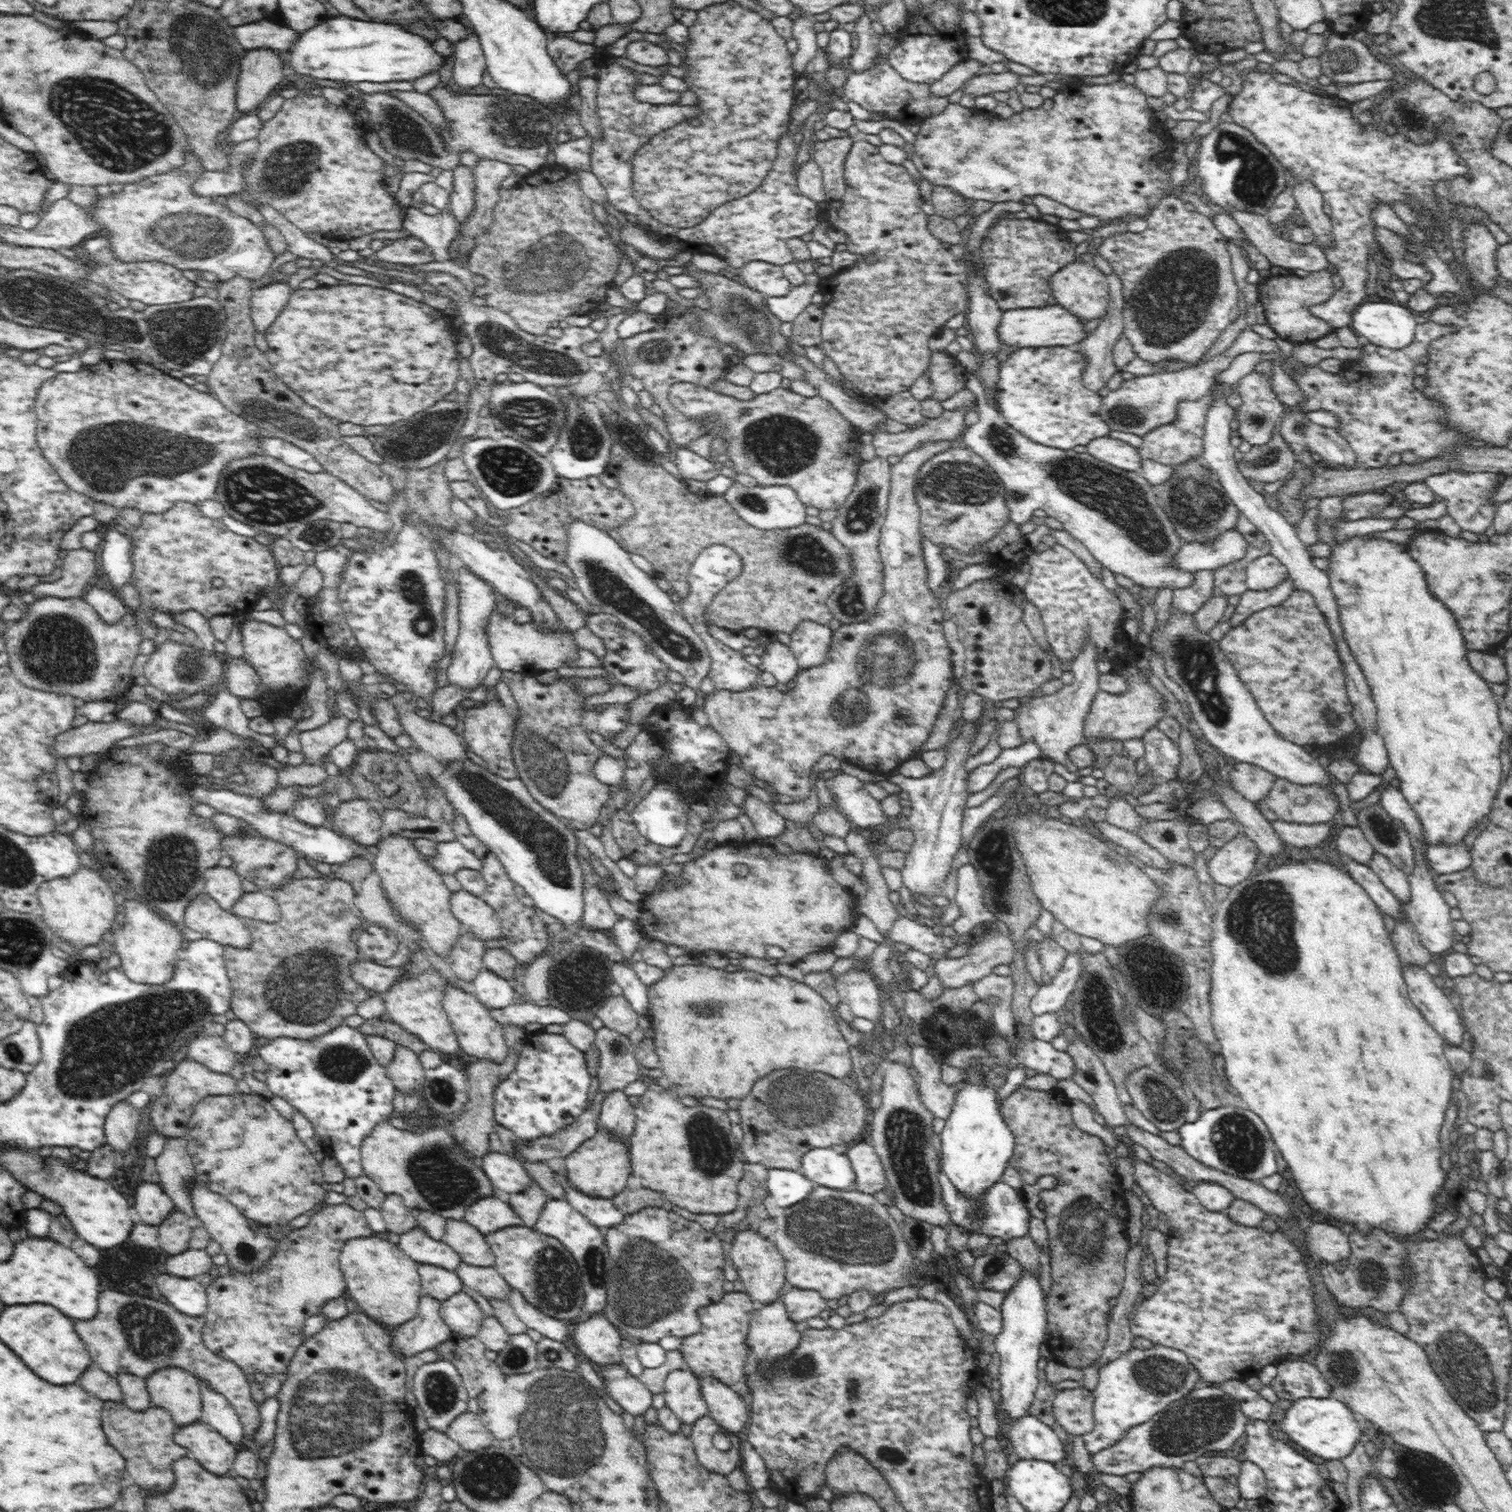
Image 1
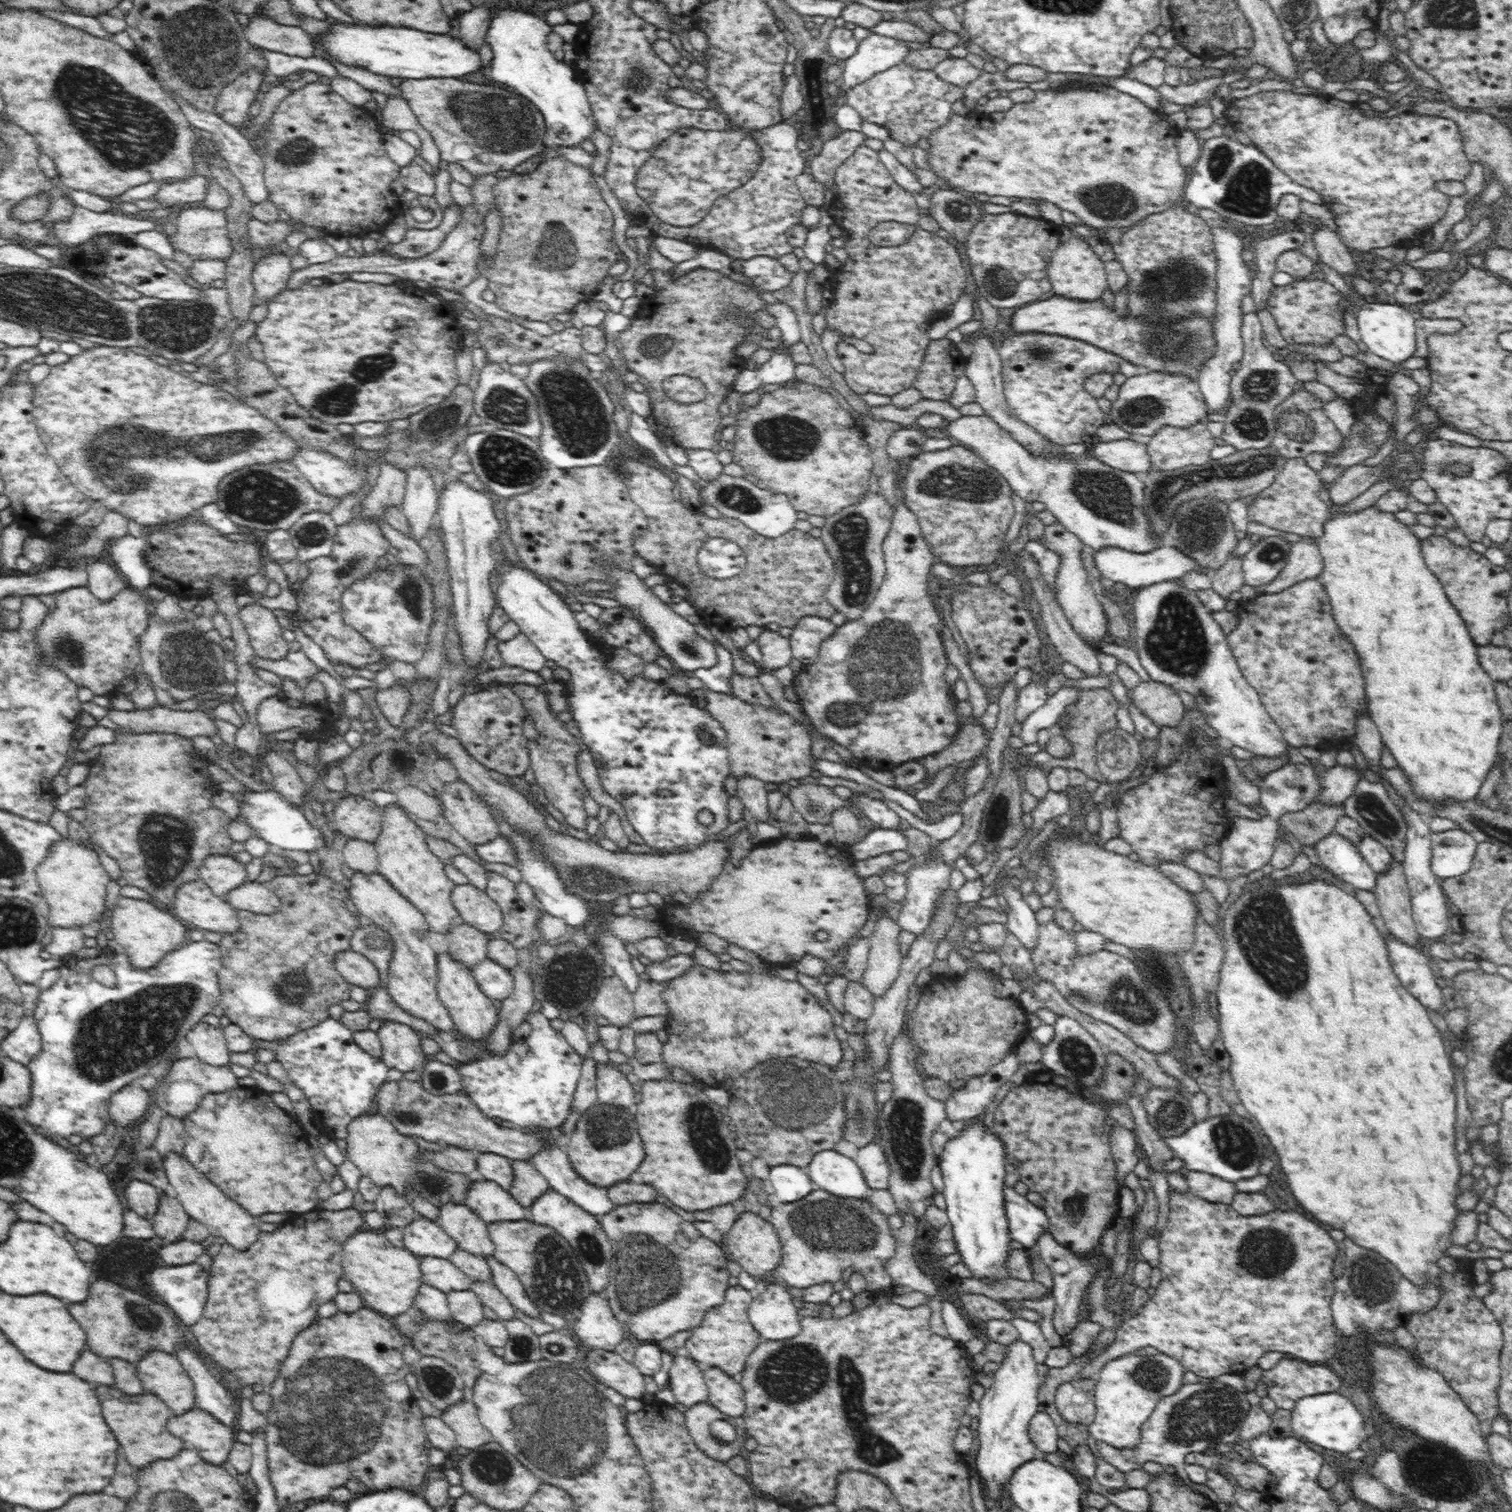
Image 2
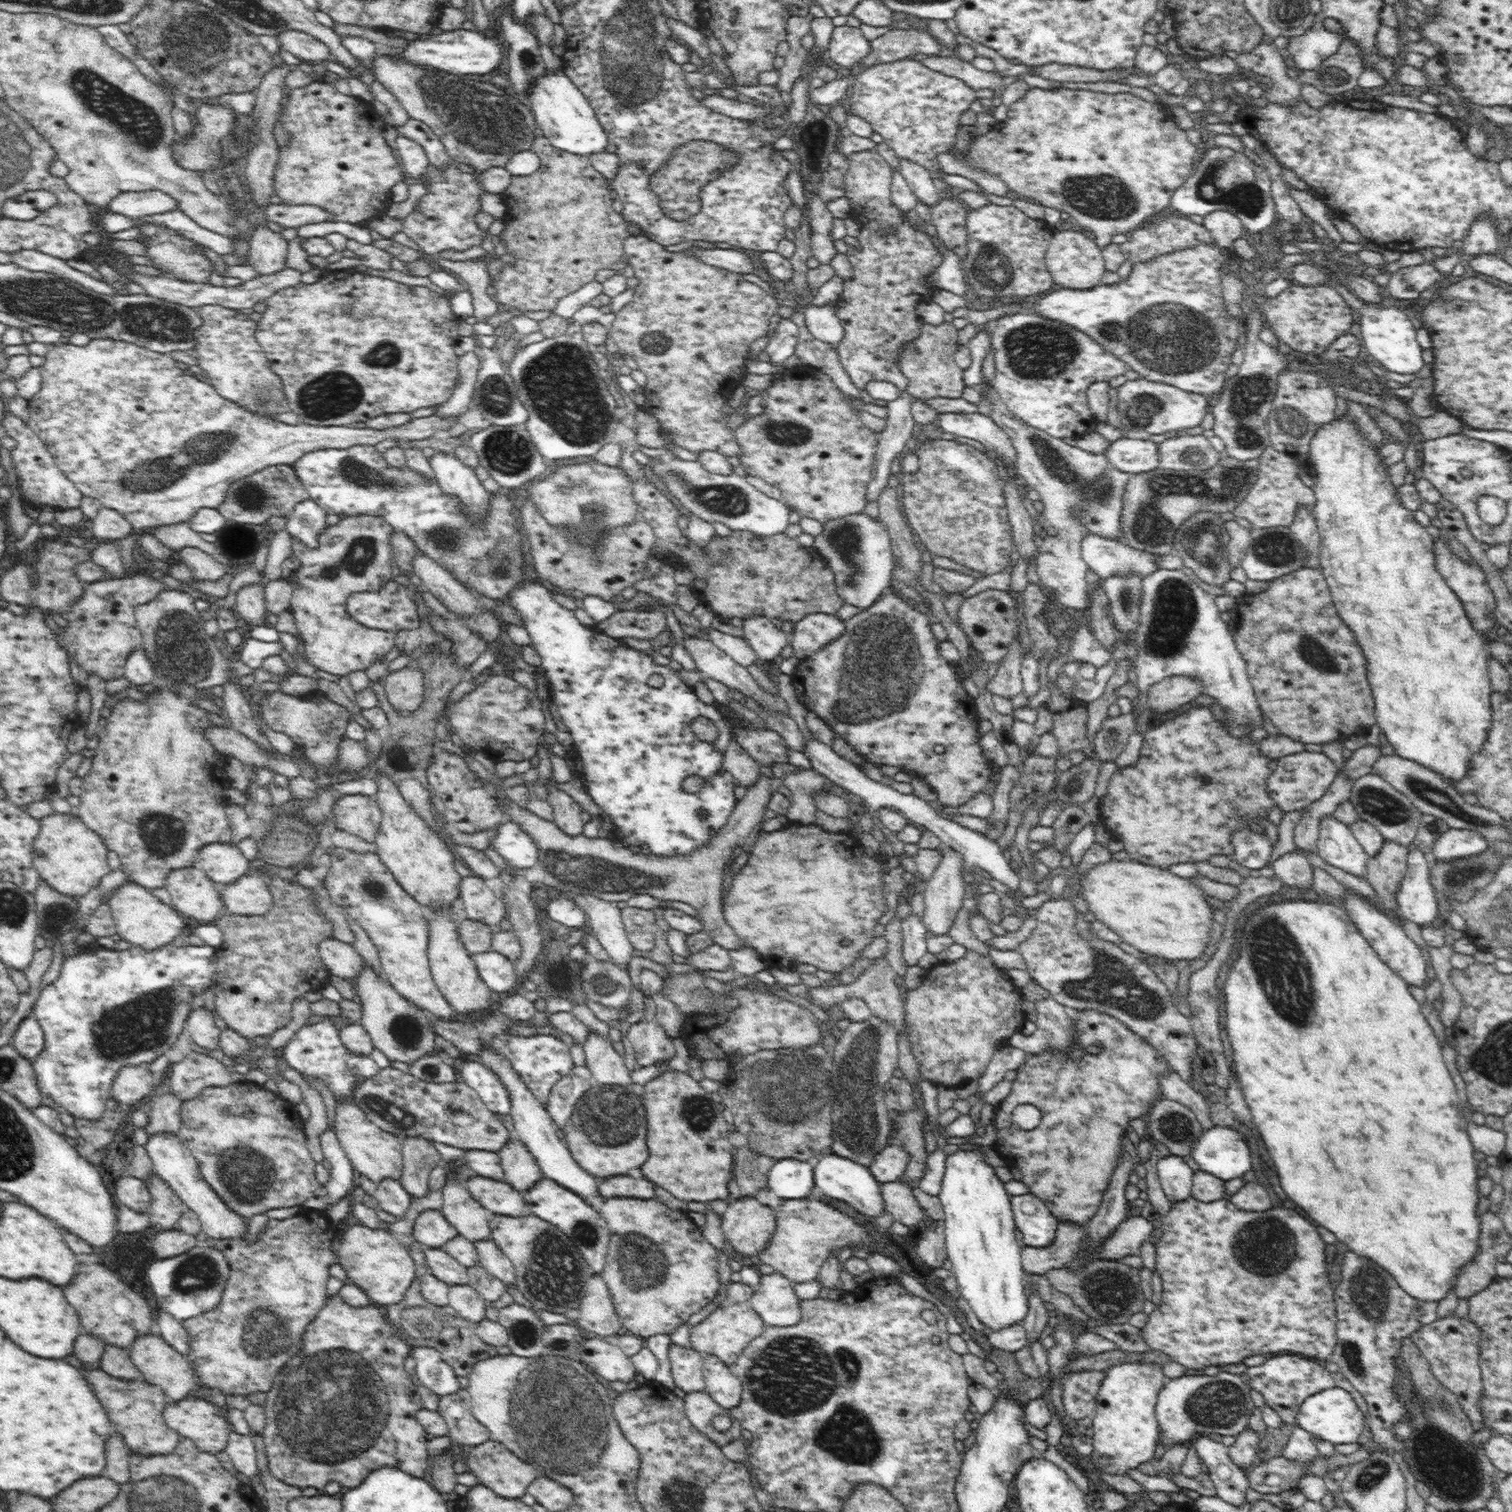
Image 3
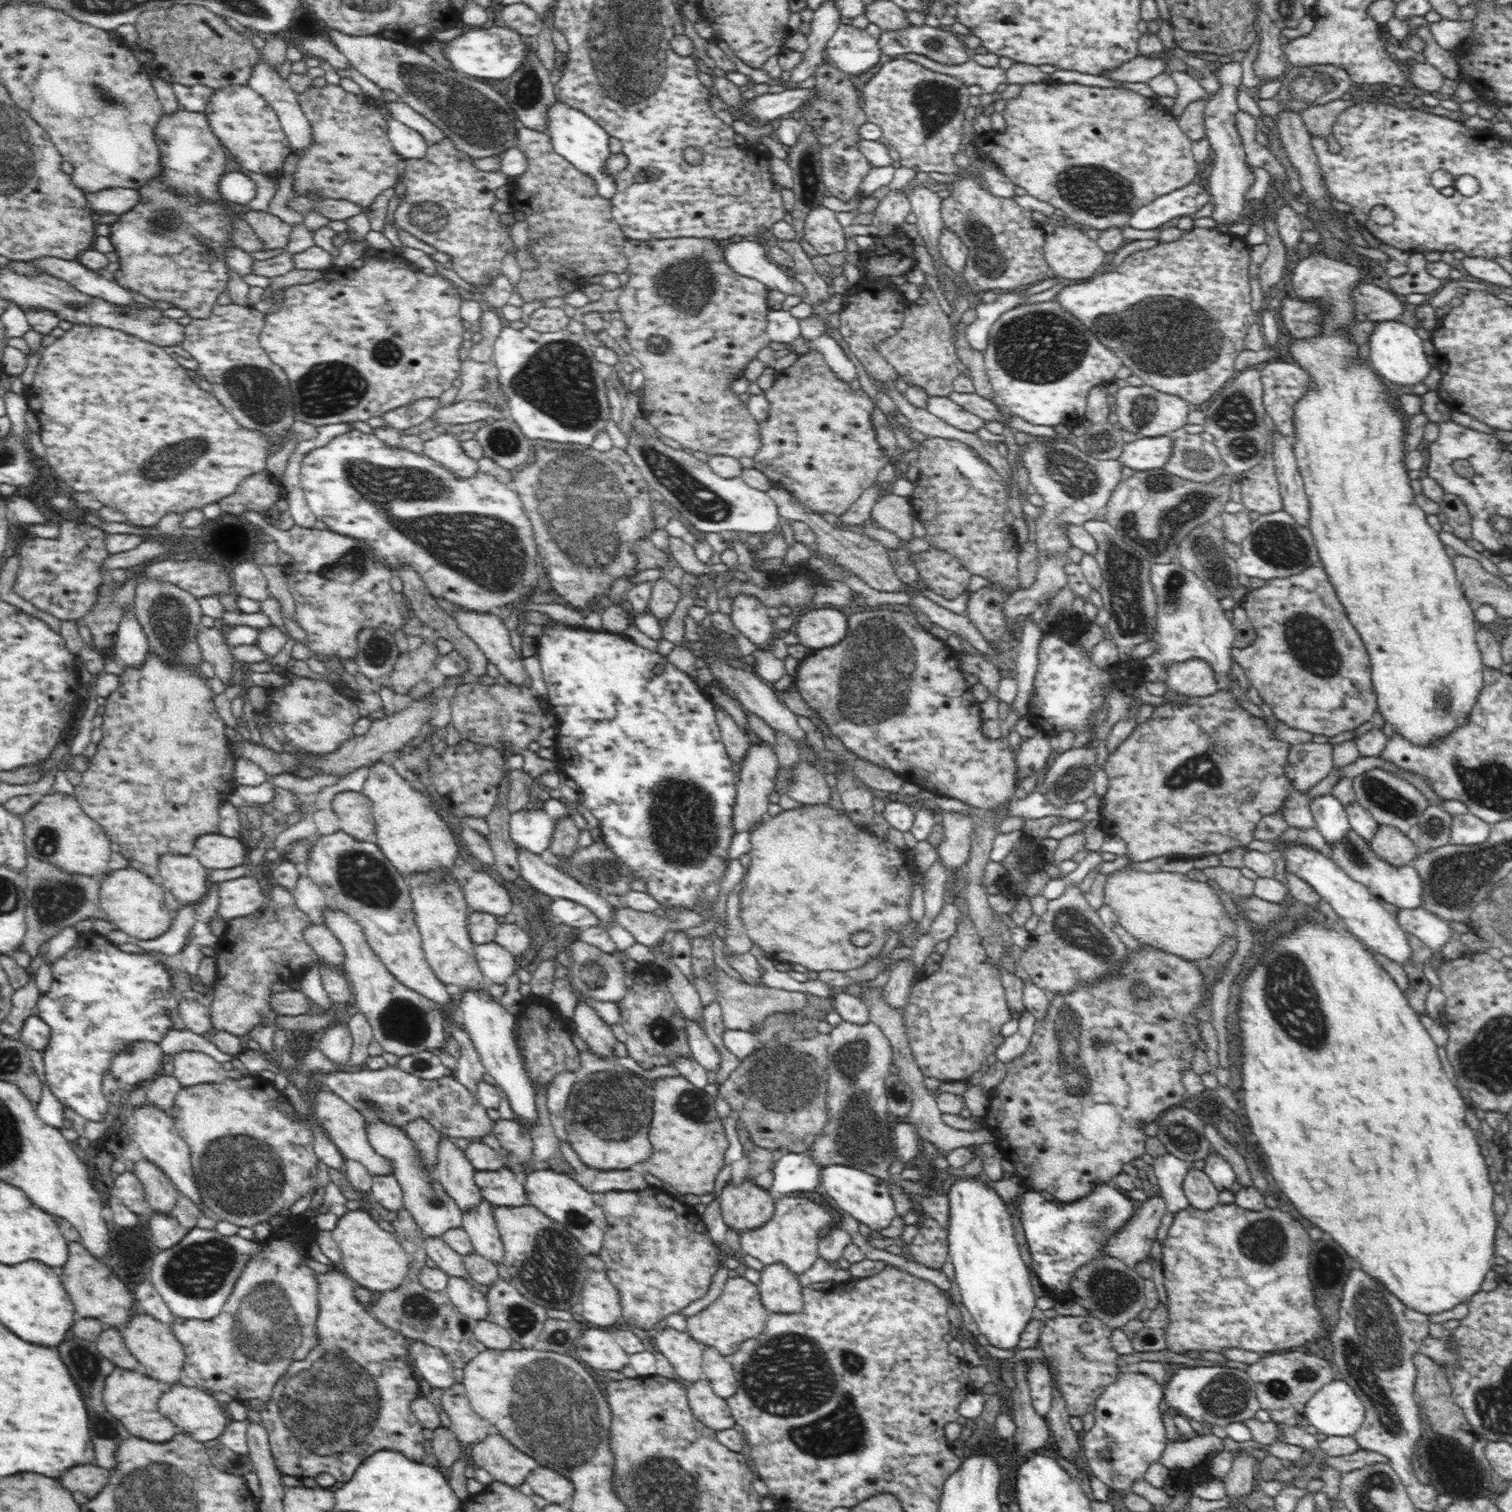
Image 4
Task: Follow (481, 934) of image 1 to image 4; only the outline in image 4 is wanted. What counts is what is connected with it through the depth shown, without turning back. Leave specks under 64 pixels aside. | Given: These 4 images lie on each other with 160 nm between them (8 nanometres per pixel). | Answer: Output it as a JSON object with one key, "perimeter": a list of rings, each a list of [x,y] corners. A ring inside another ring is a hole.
{"perimeter":[[[474,871],[463,886],[470,911],[505,916],[511,912],[512,898],[502,886],[485,871]]]}

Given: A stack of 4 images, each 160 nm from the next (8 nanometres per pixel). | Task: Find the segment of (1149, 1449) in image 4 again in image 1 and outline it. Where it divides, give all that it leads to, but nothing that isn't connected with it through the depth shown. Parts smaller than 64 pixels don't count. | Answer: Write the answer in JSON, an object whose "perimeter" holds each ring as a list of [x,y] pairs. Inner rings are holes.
{"perimeter":[[[1155,1345],[1150,1349],[1132,1348],[1119,1358],[1099,1367],[1099,1379],[1093,1390],[1095,1427],[1082,1435],[1083,1447],[1090,1452],[1116,1444],[1132,1426],[1147,1423],[1171,1402],[1184,1398],[1196,1386],[1204,1384],[1200,1373],[1188,1357],[1176,1348]]]}

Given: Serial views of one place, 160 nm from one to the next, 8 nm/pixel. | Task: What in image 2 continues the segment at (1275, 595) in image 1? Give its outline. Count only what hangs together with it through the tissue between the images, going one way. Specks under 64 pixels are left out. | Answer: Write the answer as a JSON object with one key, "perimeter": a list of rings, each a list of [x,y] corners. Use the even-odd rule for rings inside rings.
{"perimeter":[[[1304,536],[1300,542],[1291,544],[1286,567],[1276,576],[1274,581],[1257,586],[1256,594],[1269,595],[1282,592],[1293,584],[1319,578],[1322,572],[1323,557],[1319,551],[1317,540]]]}

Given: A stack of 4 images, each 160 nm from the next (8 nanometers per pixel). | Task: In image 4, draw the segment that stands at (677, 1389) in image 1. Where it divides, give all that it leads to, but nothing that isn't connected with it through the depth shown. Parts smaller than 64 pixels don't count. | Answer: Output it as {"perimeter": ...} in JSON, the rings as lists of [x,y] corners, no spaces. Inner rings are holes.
{"perimeter":[[[664,1327],[657,1335],[652,1338],[652,1344],[660,1351],[674,1367],[676,1374],[688,1383],[696,1382],[703,1376],[703,1350],[705,1345],[694,1340],[685,1329],[676,1330],[672,1327]]]}

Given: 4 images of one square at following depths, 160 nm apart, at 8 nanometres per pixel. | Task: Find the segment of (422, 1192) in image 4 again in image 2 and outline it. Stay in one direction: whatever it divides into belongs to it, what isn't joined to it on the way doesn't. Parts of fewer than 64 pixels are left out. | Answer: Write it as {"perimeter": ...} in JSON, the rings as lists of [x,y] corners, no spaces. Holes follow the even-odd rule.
{"perimeter":[[[415,1216],[402,1227],[404,1248],[418,1258],[432,1256],[436,1259],[450,1260],[457,1244],[436,1221]]]}

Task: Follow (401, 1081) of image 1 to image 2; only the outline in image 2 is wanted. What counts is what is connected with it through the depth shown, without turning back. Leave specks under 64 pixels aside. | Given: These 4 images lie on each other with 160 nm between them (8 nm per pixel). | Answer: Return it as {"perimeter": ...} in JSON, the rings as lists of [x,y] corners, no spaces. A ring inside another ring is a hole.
{"perimeter":[[[382,1020],[384,1024],[375,1032],[382,1044],[382,1061],[388,1068],[396,1068],[403,1073],[416,1070],[421,1072],[426,1056],[421,1046],[421,1036],[410,1026]]]}

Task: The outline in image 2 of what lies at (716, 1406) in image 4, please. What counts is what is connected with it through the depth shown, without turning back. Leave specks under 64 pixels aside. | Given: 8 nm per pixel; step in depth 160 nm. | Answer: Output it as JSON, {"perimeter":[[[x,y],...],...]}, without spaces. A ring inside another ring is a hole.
{"perimeter":[[[699,1402],[689,1406],[683,1415],[690,1436],[706,1456],[713,1458],[713,1460],[728,1462],[730,1458],[740,1454],[746,1438],[743,1418],[726,1416],[718,1408],[707,1402]],[[722,1419],[732,1424],[736,1428],[736,1432],[738,1432],[738,1438],[730,1444],[718,1443],[710,1434],[710,1423]]]}

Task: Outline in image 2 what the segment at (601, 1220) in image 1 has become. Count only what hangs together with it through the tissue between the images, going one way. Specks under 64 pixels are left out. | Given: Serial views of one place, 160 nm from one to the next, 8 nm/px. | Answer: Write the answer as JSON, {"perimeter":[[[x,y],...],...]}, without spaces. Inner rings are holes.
{"perimeter":[[[557,1143],[540,1149],[530,1161],[554,1191],[572,1200],[588,1214],[604,1216],[614,1208],[615,1205],[610,1200],[607,1189],[592,1185],[580,1178],[574,1171],[568,1155]]]}

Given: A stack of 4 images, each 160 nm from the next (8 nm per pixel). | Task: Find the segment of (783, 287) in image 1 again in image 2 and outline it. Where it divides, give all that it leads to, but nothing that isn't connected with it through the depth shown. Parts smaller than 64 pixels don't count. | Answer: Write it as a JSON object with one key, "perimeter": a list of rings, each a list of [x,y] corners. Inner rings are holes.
{"perimeter":[[[755,256],[741,261],[738,269],[754,288],[770,292],[784,288],[793,275],[779,259],[769,256]]]}

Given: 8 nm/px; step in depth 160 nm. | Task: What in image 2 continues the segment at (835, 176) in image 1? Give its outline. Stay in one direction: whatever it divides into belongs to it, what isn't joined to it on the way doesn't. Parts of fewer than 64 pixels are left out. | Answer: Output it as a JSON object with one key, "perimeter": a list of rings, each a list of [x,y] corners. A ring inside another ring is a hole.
{"perimeter":[[[842,130],[840,134],[823,142],[822,152],[810,162],[810,174],[822,185],[829,187],[835,184],[836,170],[852,154],[864,145],[867,136],[862,131]]]}

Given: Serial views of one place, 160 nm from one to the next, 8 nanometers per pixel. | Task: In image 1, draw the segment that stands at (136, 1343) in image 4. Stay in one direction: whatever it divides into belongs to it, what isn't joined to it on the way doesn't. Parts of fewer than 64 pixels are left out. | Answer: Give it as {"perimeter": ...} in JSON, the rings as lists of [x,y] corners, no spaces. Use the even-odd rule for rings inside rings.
{"perimeter":[[[162,1367],[160,1370],[148,1375],[145,1383],[153,1406],[164,1408],[172,1415],[173,1421],[178,1427],[190,1426],[200,1422],[202,1400],[199,1382],[196,1376],[185,1371],[182,1367]]]}

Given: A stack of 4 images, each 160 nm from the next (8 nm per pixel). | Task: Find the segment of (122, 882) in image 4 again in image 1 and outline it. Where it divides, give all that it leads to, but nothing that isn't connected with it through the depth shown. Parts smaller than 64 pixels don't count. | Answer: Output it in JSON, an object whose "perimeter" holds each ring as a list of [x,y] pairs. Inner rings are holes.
{"perimeter":[[[126,900],[119,926],[113,929],[114,948],[124,973],[136,984],[163,987],[175,975],[175,962],[185,949],[186,940],[174,922],[153,910],[149,904]]]}

